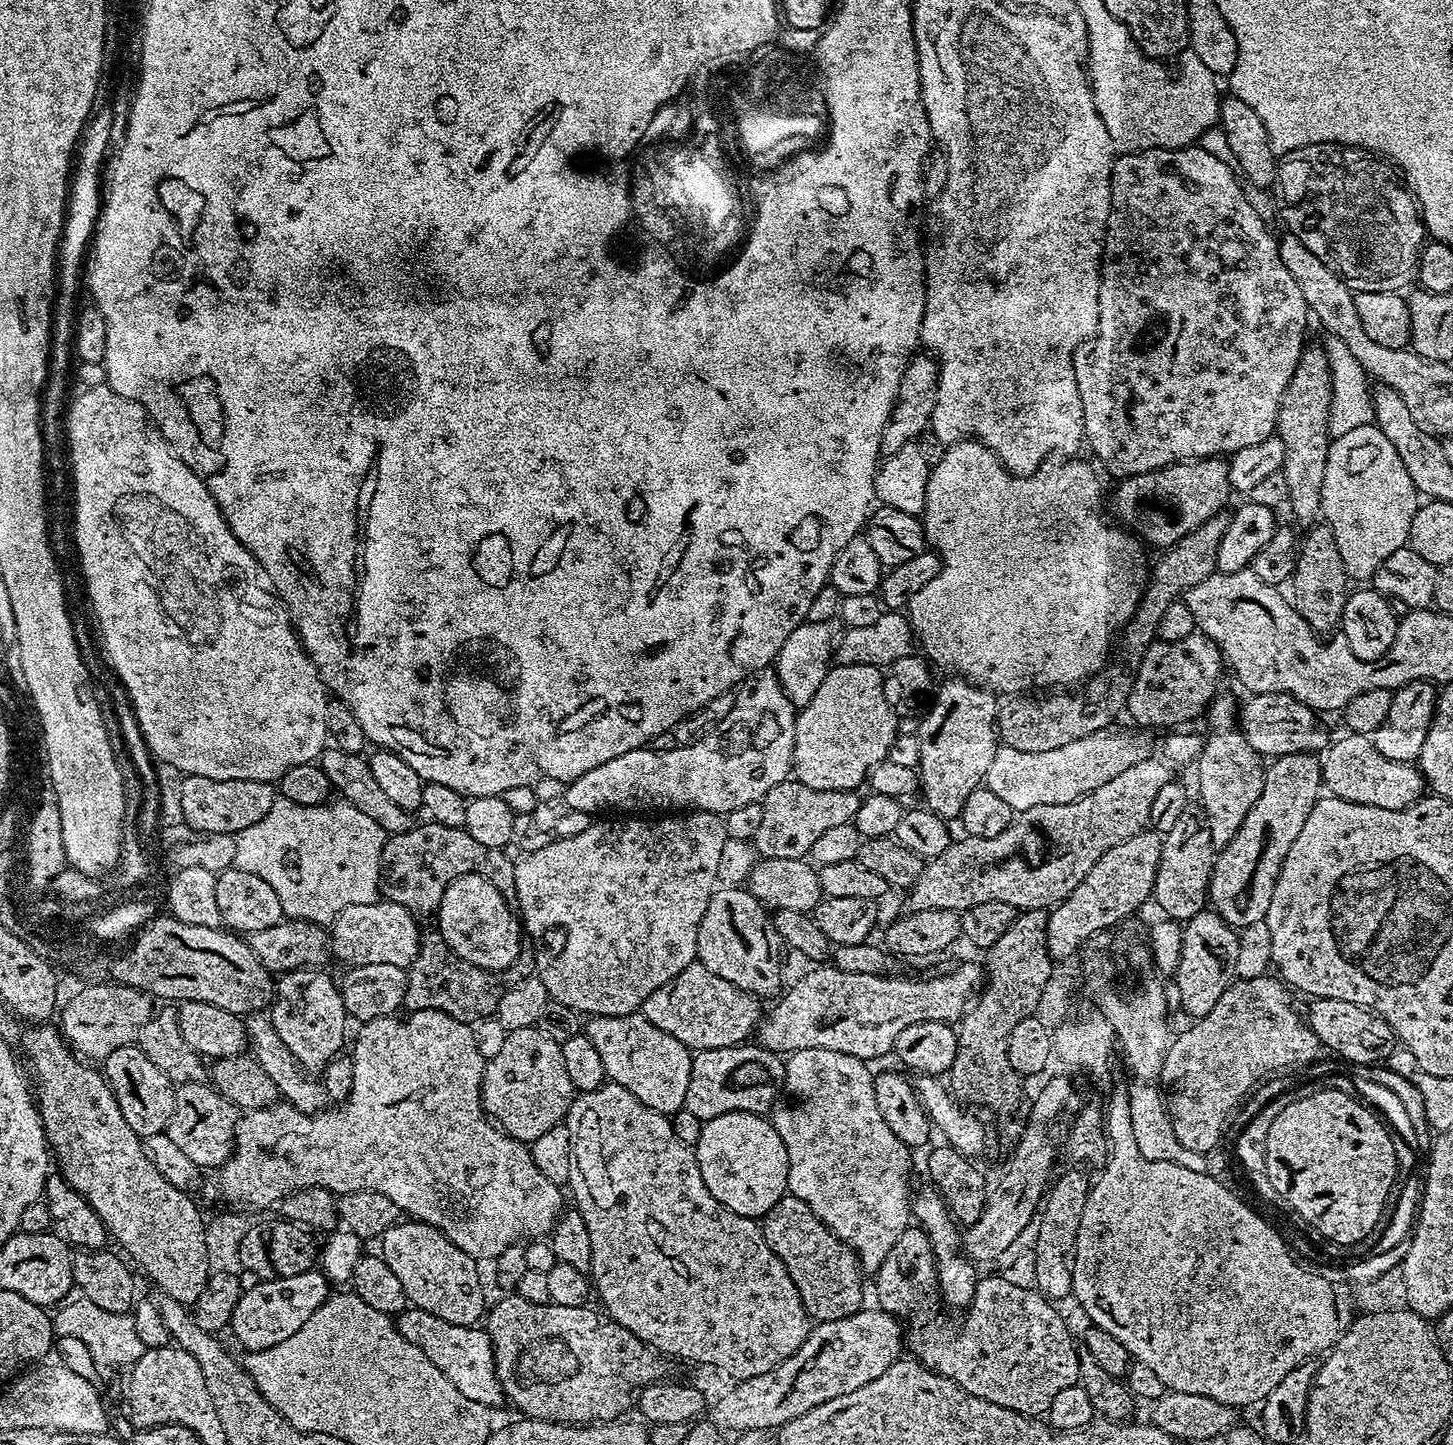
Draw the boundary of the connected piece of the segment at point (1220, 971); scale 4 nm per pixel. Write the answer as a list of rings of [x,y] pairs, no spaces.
[[[1205,910],[1186,921],[1182,928],[1180,960],[1174,965],[1176,992],[1188,1018],[1199,1018],[1214,1010],[1218,998],[1237,979],[1238,932],[1232,925],[1220,919],[1215,912]]]

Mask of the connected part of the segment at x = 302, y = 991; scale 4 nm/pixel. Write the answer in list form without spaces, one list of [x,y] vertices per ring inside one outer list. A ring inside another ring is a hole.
[[[311,967],[288,970],[279,977],[274,988],[274,1003],[270,1019],[279,1038],[286,1044],[299,1067],[308,1074],[320,1074],[333,1059],[341,1055],[344,1031],[350,1015],[344,1008],[343,994],[337,981],[332,981],[324,970]]]

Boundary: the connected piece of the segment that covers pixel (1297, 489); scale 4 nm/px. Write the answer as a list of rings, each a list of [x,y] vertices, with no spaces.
[[[1312,346],[1305,347],[1298,366],[1282,394],[1276,419],[1276,432],[1285,446],[1282,471],[1290,486],[1287,507],[1292,508],[1293,514],[1304,523],[1304,526],[1311,525],[1321,515],[1324,506],[1322,484],[1326,482],[1326,462],[1330,443],[1328,423],[1332,405],[1328,358],[1327,351],[1323,352],[1322,349]]]

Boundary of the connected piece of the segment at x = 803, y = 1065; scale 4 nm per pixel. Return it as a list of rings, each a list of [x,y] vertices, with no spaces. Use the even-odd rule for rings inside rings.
[[[807,1048],[791,1053],[784,1060],[784,1077],[782,1079],[783,1091],[788,1091],[792,1097],[789,1100],[777,1099],[771,1113],[770,1119],[774,1130],[778,1130],[778,1138],[782,1138],[782,1146],[786,1146],[788,1155],[788,1192],[797,1196],[810,1210],[814,1210],[817,1218],[836,1235],[845,1248],[855,1253],[855,1259],[859,1267],[869,1274],[879,1271],[890,1250],[894,1250],[894,1242],[902,1238],[902,1234],[913,1223],[914,1213],[912,1210],[913,1193],[908,1193],[907,1172],[912,1168],[910,1149],[896,1137],[894,1130],[886,1126],[886,1118],[882,1118],[882,1110],[878,1110],[878,1102],[874,1098],[874,1072],[865,1061],[854,1058],[850,1054],[842,1054],[838,1050],[822,1050],[821,1048]]]

